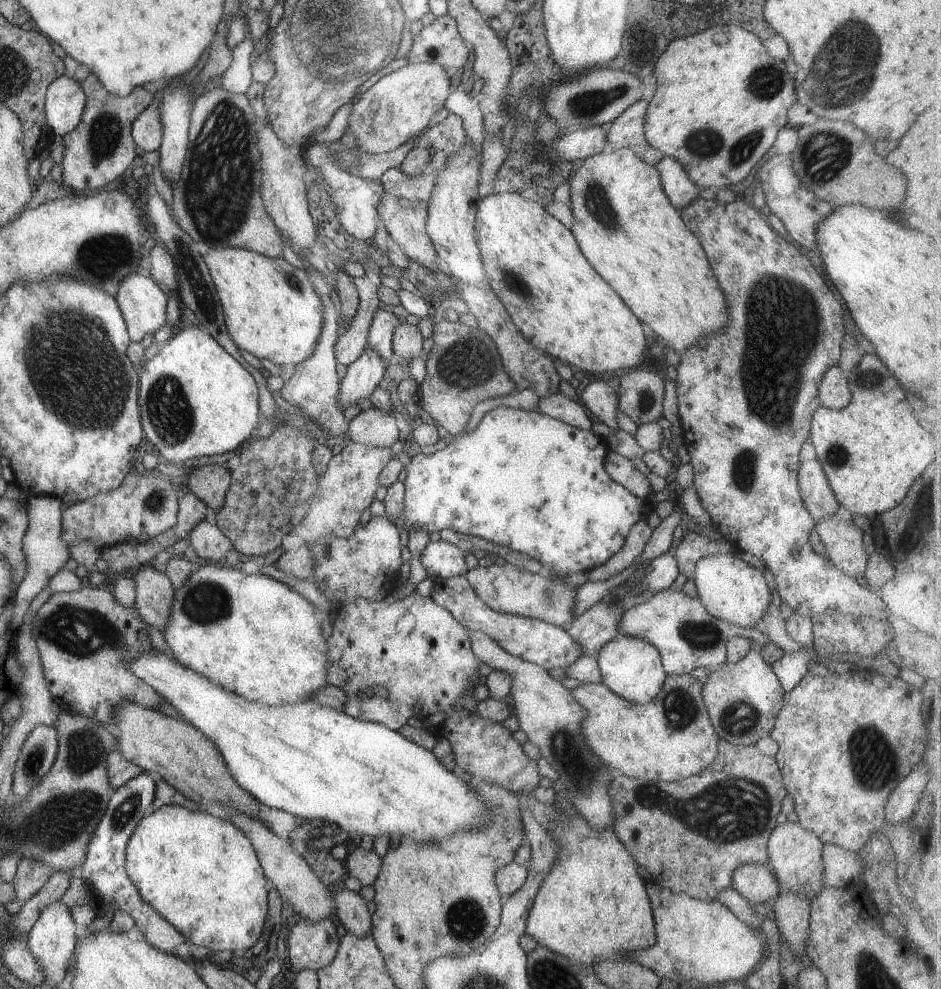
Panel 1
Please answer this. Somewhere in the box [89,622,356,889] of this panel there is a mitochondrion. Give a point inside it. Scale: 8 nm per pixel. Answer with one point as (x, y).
(127, 810)

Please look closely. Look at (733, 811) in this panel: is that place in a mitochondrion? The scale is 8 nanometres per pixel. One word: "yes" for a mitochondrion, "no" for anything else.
yes

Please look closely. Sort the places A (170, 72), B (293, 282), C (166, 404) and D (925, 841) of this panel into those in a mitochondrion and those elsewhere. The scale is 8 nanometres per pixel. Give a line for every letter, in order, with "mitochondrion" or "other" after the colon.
A: other
B: mitochondrion
C: mitochondrion
D: other

